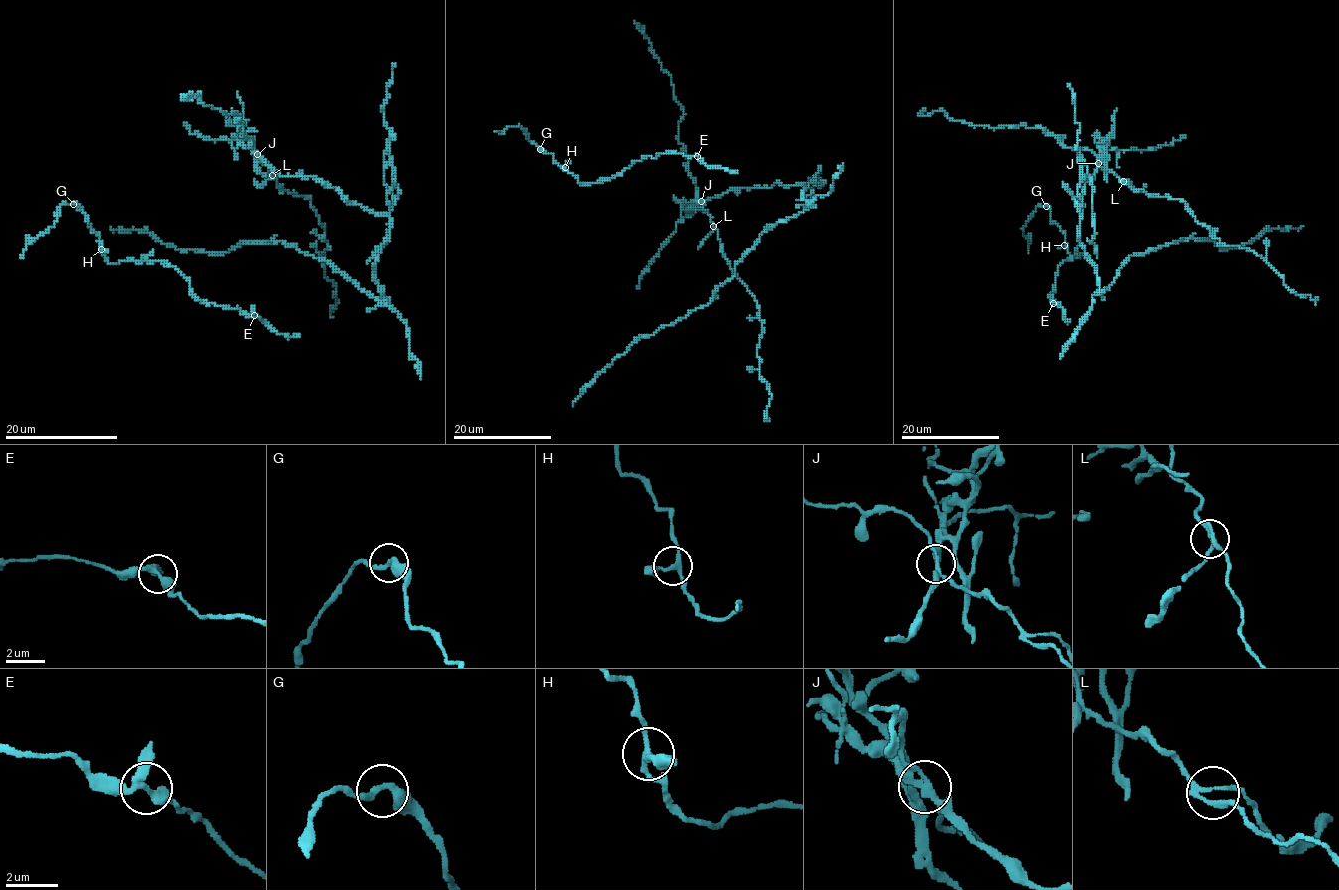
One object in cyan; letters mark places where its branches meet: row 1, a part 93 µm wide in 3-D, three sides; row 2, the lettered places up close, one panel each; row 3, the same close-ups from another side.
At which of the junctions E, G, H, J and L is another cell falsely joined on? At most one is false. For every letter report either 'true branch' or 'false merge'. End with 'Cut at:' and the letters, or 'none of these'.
E: true branch
G: true branch
H: true branch
J: false merge
L: true branch
Cut at: J

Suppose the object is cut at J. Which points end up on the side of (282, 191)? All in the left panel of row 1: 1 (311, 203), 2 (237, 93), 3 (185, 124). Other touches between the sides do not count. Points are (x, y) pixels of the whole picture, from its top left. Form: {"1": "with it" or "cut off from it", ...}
{"1": "with it", "2": "cut off from it", "3": "cut off from it"}

